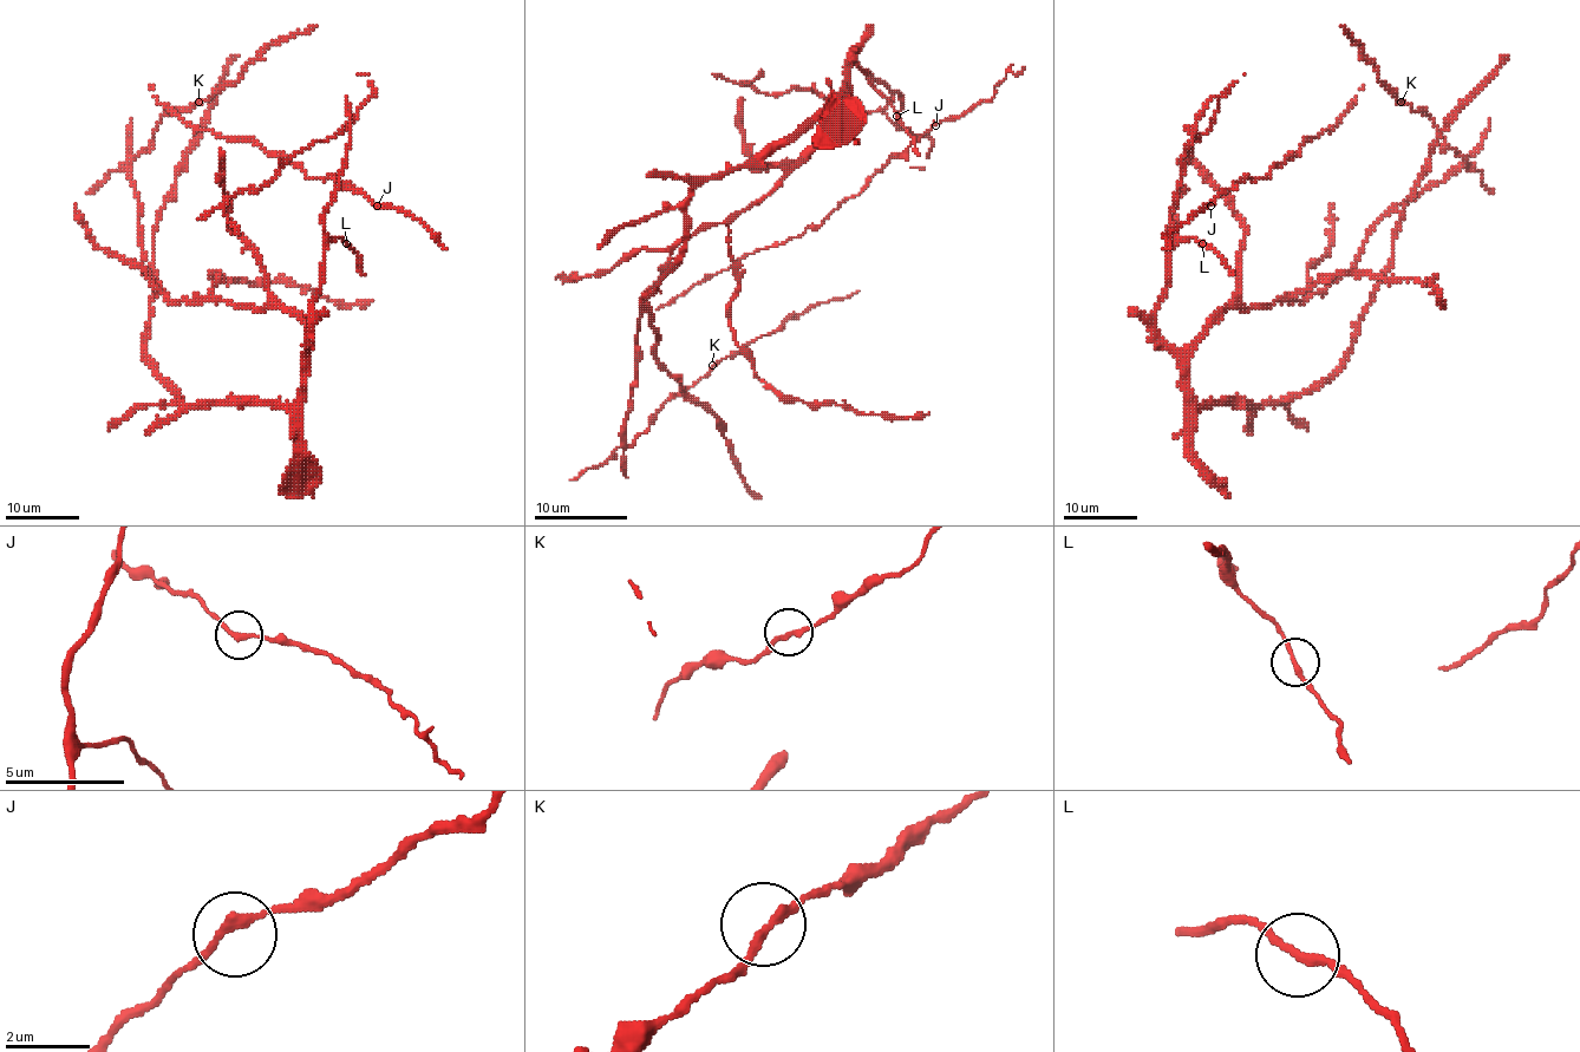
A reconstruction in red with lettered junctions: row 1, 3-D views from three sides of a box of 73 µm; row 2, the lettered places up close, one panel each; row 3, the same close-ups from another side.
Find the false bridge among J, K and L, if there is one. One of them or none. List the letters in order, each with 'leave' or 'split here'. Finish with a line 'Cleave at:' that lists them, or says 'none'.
J: leave
K: leave
L: leave
Cleave at: none

